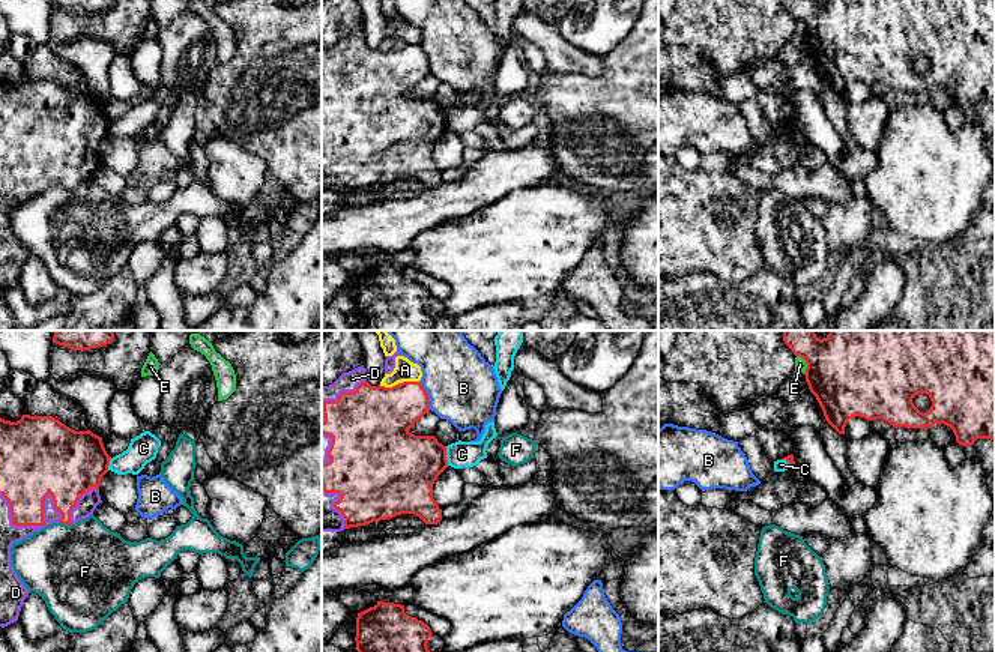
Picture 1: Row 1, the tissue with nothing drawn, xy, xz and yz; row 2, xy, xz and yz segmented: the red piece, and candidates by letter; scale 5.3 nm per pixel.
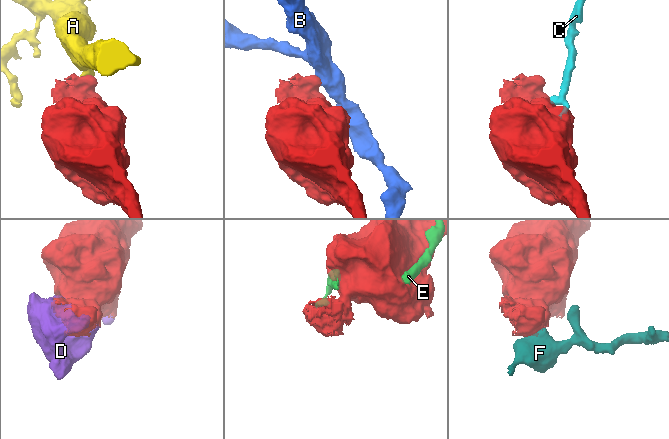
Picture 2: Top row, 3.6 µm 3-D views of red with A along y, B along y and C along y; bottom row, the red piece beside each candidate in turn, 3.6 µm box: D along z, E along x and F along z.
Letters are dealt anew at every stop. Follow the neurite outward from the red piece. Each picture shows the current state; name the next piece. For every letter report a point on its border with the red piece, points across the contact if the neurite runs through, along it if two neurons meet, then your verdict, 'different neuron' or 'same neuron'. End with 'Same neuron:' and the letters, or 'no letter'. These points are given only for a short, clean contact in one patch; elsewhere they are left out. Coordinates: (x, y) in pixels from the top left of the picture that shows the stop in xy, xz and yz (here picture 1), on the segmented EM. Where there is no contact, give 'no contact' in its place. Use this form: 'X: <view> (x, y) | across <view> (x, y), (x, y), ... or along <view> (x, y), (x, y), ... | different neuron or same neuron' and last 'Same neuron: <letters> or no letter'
A: xz (399, 383) | different neuron
B: xz (427, 395) | along xz (418, 382), (429, 397), (430, 409) | different neuron
C: xz (445, 455) | different neuron
D: xy (39, 525) | same neuron
E: yz (806, 362) | different neuron
F: xy (65, 523) | different neuron
Same neuron: D

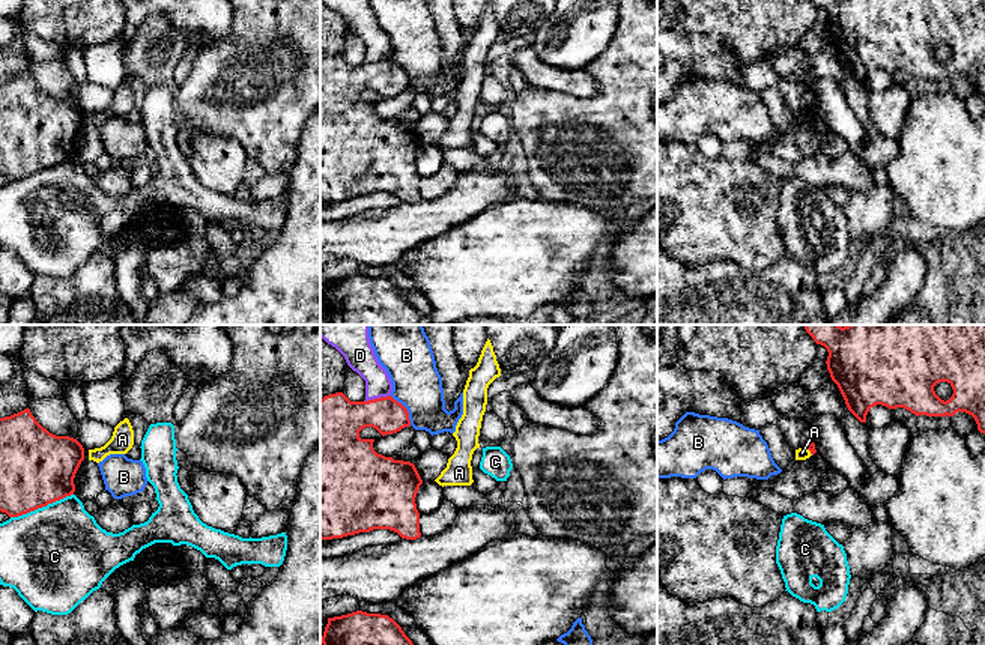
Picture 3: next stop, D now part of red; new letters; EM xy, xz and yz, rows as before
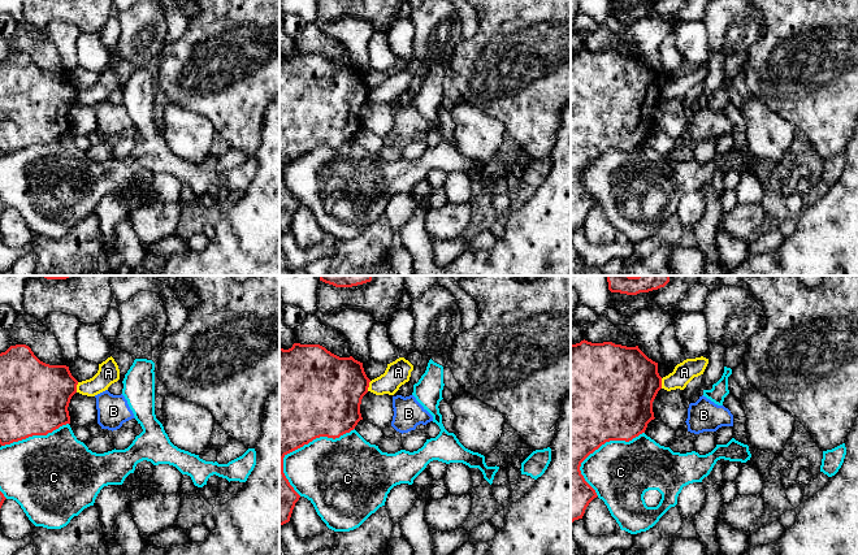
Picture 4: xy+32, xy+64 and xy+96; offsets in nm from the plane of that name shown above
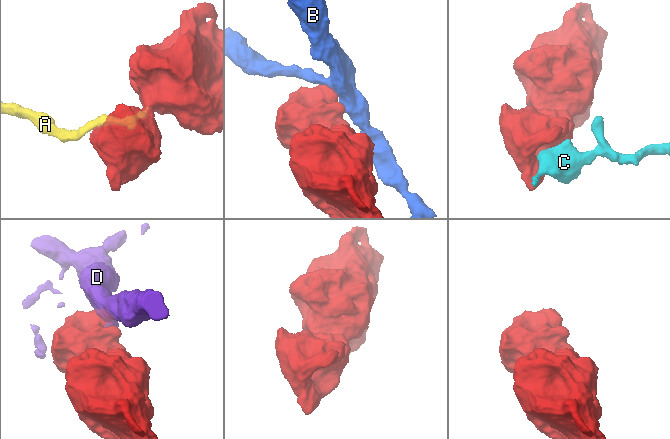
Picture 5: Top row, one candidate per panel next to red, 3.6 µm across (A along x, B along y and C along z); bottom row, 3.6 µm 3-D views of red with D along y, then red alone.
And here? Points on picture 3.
A: yz (808, 448) | different neuron
B: xz (406, 409) | along xz (390, 396), (406, 409), (411, 424) | different neuron
C: xy (41, 507) | different neuron
D: xz (376, 399) | different neuron
Same neuron: no letter

